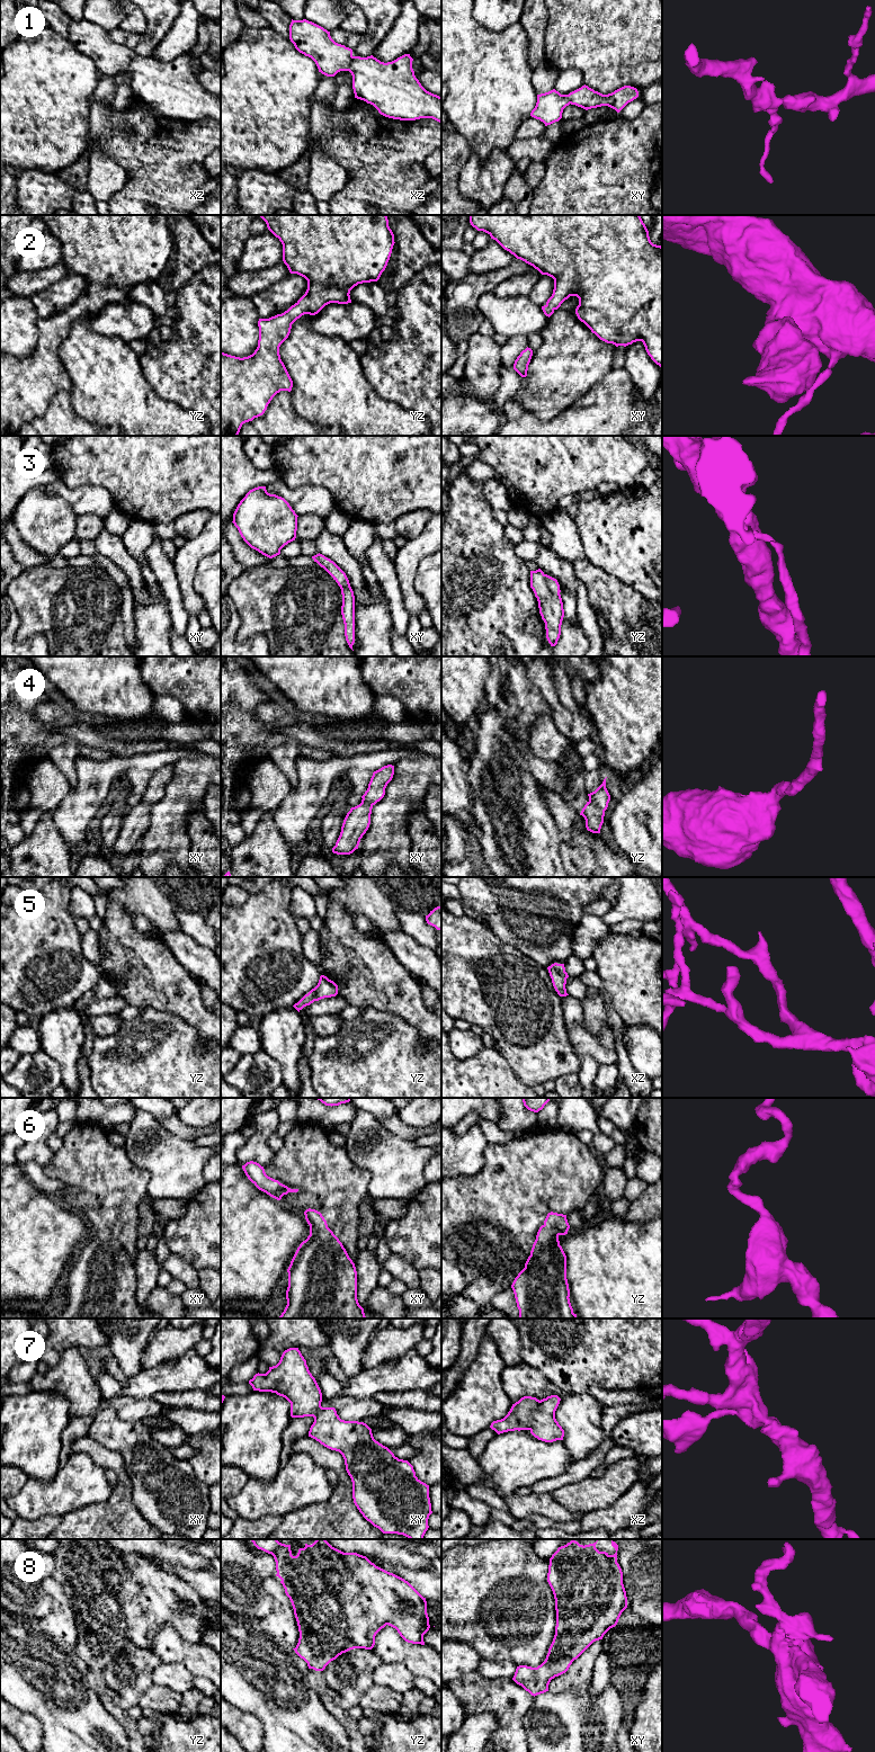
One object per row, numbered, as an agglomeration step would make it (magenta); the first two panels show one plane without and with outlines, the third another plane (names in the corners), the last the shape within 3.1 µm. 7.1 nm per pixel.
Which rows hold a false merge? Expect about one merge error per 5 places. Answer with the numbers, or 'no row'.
no row

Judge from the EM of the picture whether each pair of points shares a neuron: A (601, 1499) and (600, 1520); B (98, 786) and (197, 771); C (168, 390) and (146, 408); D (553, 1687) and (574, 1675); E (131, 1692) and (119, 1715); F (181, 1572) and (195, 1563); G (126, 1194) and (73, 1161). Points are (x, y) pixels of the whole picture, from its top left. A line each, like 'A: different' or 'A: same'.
A: different
B: different
C: different
D: same
E: different
F: different
G: same

